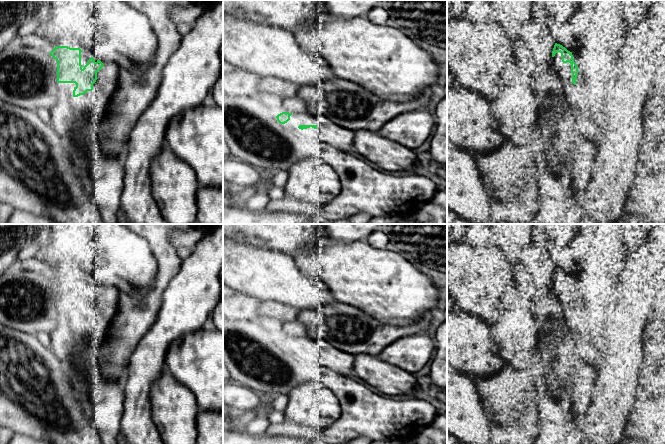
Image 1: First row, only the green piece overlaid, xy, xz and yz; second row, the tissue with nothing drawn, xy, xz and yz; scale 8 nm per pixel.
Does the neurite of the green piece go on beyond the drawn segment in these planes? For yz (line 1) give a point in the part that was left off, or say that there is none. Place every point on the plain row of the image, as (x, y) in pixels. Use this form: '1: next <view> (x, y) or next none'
1: next yz (591, 357)

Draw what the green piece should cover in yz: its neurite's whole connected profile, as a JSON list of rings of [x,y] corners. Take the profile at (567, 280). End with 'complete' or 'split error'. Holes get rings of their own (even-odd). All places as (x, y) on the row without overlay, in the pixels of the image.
[[[555,267],[552,281],[558,276],[561,277],[563,287],[569,286],[571,288],[571,294],[563,299],[560,304],[564,307],[564,312],[568,317],[570,333],[574,330],[577,335],[576,351],[582,358],[583,362],[589,365],[600,365],[602,356],[599,355],[599,352],[596,349],[592,349],[592,343],[589,341],[586,326],[576,321],[575,313],[578,291],[574,286],[572,276],[568,275],[562,269]]]; split error

